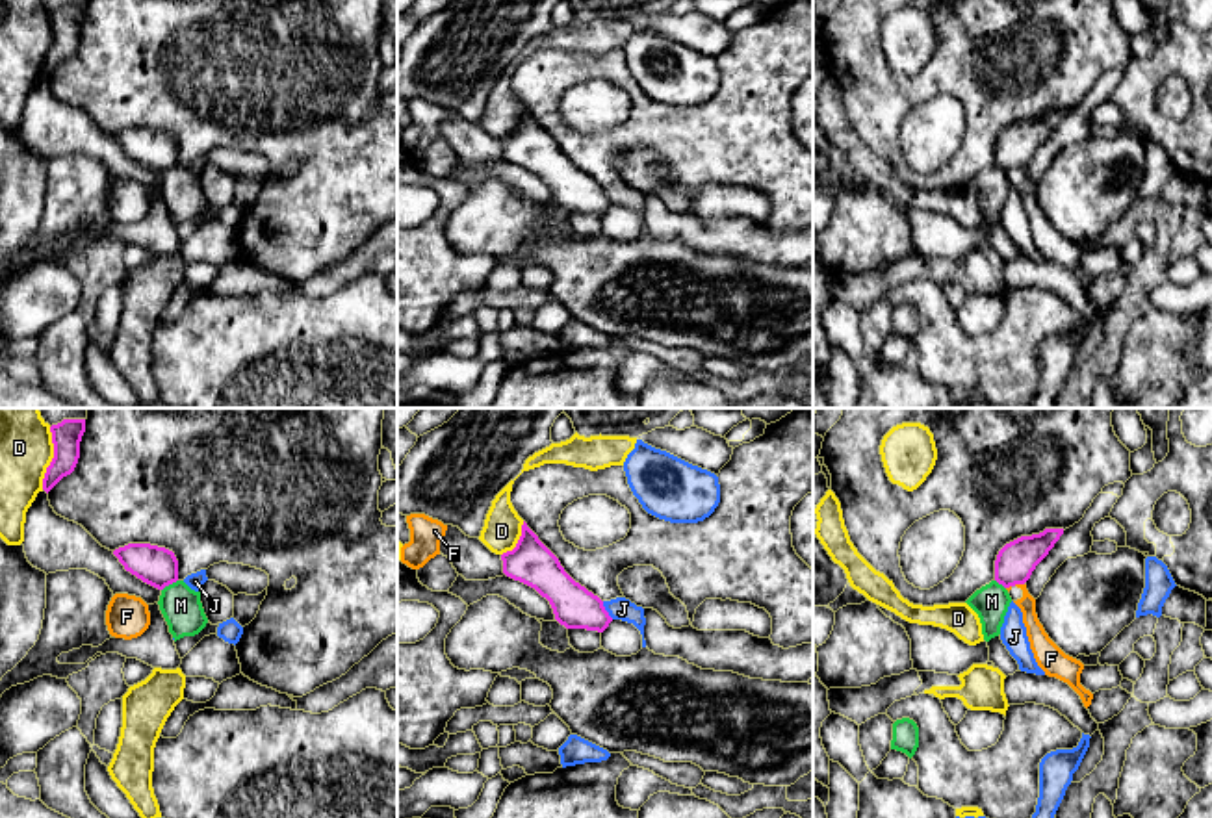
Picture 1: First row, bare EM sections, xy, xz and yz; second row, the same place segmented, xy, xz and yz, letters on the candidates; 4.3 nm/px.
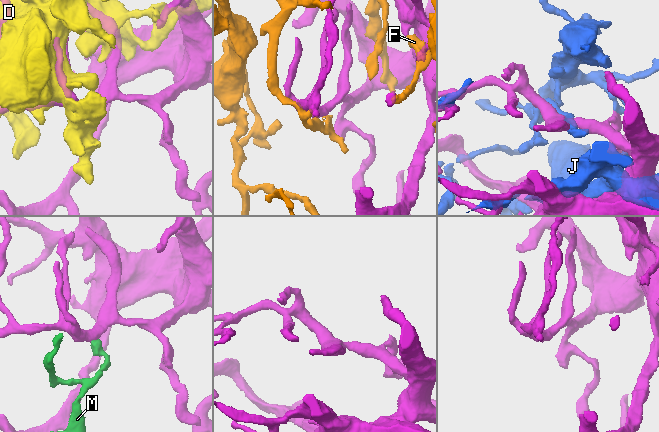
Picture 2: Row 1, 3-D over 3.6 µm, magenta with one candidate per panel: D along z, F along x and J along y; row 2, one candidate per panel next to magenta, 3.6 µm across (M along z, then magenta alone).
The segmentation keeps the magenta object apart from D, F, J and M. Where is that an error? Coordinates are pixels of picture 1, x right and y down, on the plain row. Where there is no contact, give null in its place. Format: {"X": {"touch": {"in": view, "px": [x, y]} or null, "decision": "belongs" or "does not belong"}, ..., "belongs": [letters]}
{"D": {"touch": {"in": "xy", "px": [52, 43]}, "decision": "does not belong"}, "F": {"touch": {"in": "yz", "px": [1018, 167]}, "decision": "does not belong"}, "J": {"touch": {"in": "xz", "px": [606, 195]}, "decision": "does not belong"}, "M": {"touch": {"in": "xy", "px": [169, 167]}, "decision": "does not belong"}, "belongs": []}

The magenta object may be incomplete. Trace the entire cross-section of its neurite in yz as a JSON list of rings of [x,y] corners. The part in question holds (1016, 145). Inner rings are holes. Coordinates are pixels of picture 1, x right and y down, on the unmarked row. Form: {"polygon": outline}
{"polygon": [[[1045,113],[1006,128],[995,145],[995,165],[1004,173],[1025,169],[1036,150],[1049,139],[1064,113]]]}

